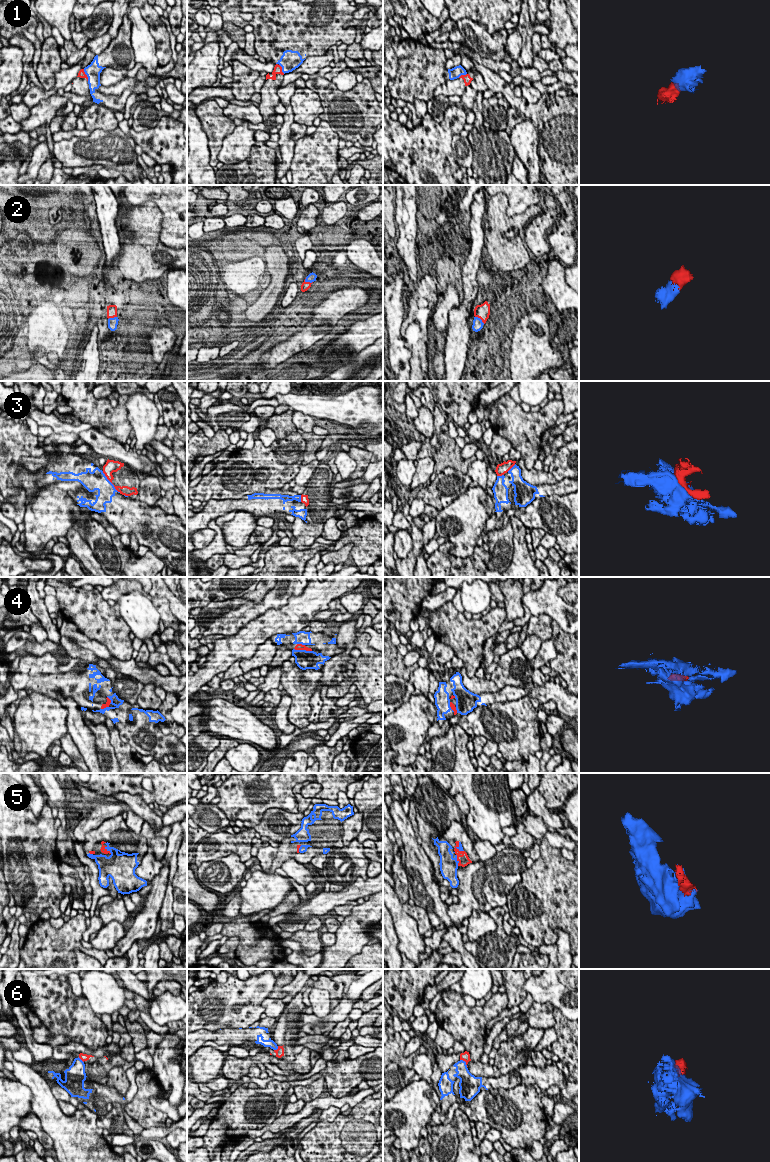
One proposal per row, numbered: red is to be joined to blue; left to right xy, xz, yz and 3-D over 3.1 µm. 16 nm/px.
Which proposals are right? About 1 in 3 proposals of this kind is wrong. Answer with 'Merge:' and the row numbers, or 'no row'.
Merge: 2, 4, 5

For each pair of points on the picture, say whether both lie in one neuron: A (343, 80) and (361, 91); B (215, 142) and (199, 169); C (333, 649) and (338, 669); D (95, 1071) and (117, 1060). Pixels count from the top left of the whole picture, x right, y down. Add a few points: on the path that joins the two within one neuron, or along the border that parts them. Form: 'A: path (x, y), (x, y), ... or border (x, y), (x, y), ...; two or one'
A: border (331, 81), (344, 91), (350, 90), (357, 83); two
B: border (207, 139), (211, 166); two
C: border (336, 635), (336, 644), (344, 649), (340, 654); two
D: path (100, 1067), (112, 1063); one

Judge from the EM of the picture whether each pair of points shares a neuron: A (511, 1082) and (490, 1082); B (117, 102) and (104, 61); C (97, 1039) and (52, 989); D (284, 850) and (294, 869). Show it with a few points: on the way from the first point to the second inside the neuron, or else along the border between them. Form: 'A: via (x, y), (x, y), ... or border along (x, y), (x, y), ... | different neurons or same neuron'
A: via (506, 1082), (495, 1082) | same neuron
B: via (104, 100), (94, 91), (94, 74) | same neuron
C: via (85, 1027), (59, 1001) | same neuron
D: border along (303, 865), (294, 859), (287, 859), (280, 867) | different neurons

